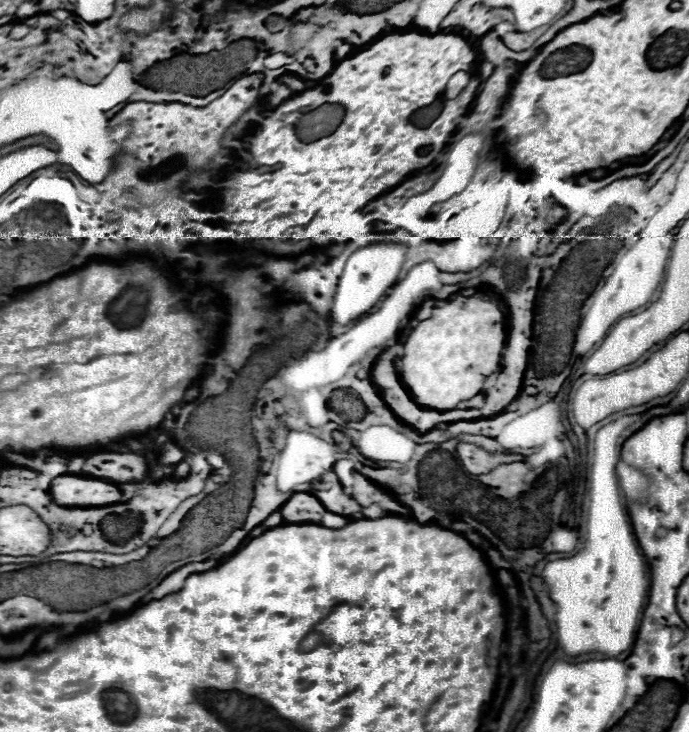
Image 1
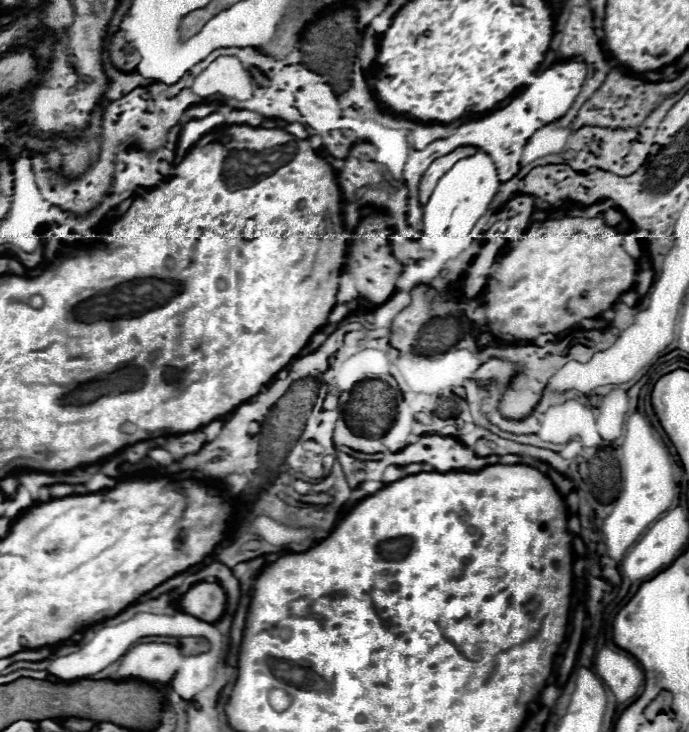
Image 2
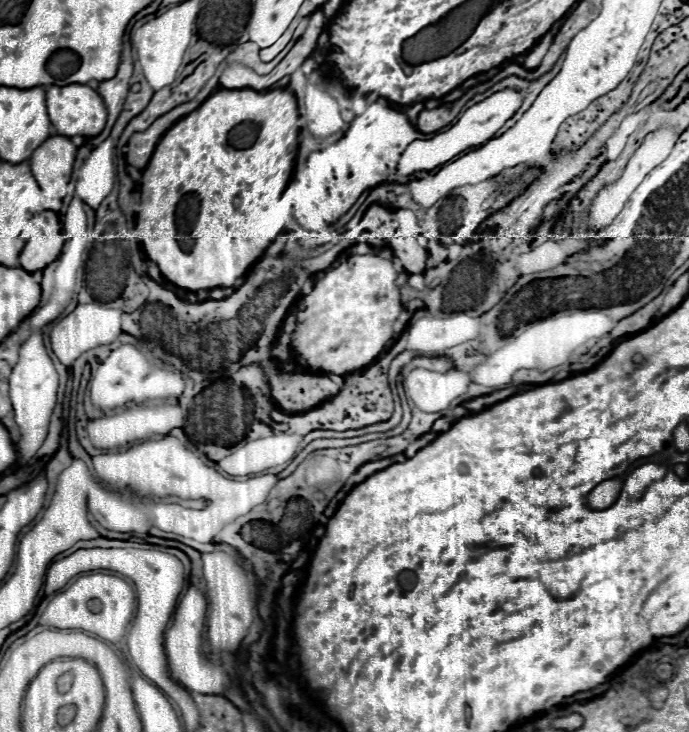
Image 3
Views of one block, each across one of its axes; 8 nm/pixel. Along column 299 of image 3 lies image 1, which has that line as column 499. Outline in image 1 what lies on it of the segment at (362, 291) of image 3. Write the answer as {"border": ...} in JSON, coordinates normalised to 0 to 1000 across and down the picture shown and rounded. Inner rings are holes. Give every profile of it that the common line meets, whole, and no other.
{"border":[[[688,402],[679,407],[668,404],[665,410],[647,413],[642,421],[630,421],[624,434],[591,452],[586,481],[573,492],[573,505],[610,555],[624,560],[659,560],[665,549],[682,546],[700,533],[705,514],[723,508],[734,459],[734,429],[726,423],[720,410],[711,410],[702,402]]]}

